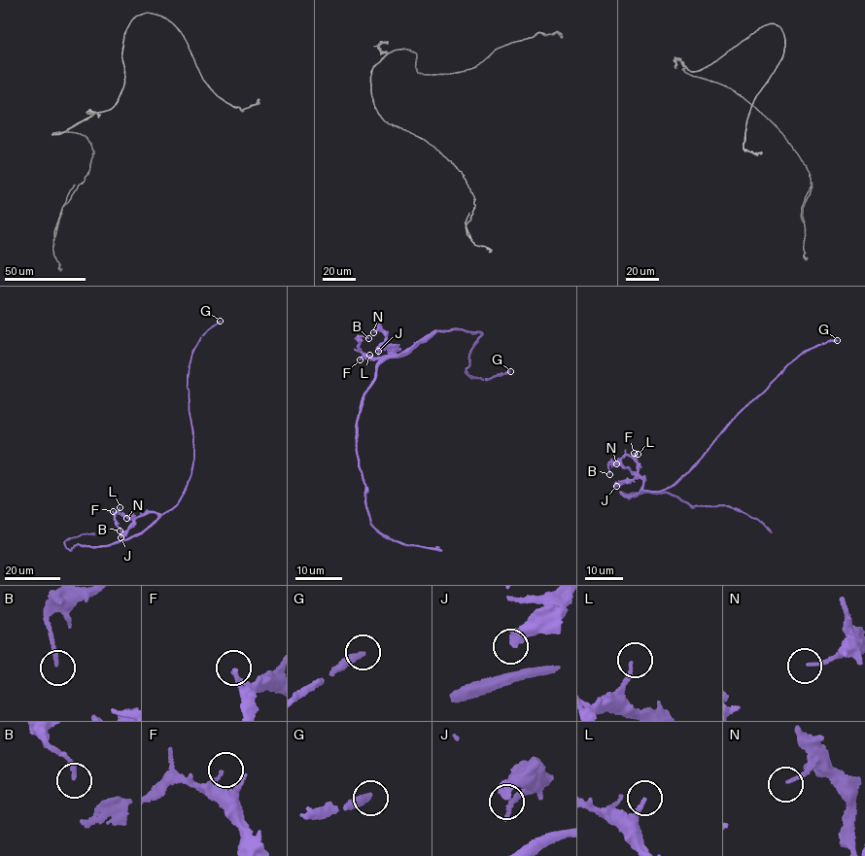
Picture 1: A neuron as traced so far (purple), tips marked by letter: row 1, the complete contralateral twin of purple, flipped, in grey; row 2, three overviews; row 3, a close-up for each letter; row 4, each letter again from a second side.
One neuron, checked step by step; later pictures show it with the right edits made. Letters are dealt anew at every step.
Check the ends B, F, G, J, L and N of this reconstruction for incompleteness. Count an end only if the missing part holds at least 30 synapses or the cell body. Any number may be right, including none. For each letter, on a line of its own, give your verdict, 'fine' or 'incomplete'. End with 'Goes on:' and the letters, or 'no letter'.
B: fine
F: fine
G: incomplete
J: fine
L: fine
N: fine
Goes on: G

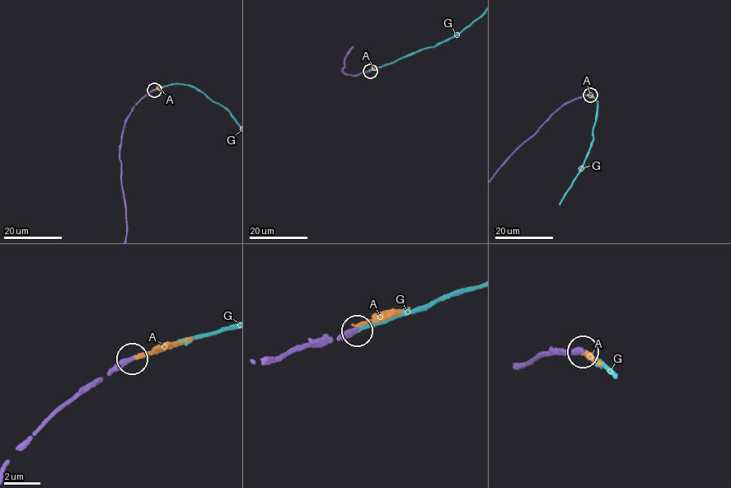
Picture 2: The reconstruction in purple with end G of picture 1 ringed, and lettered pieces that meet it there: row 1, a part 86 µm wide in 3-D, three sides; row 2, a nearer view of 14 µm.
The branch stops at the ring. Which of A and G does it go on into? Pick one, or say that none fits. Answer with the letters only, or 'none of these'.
G

